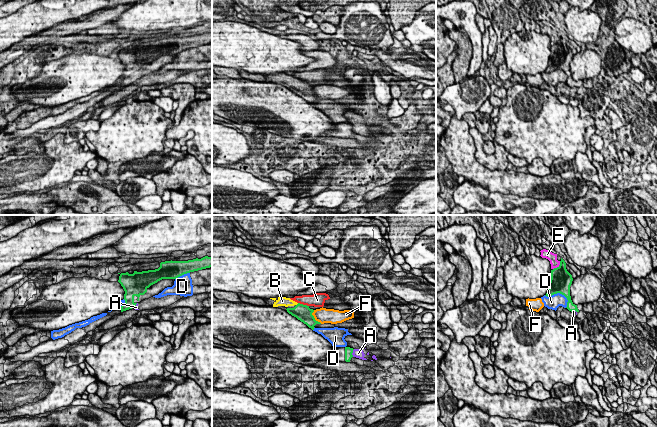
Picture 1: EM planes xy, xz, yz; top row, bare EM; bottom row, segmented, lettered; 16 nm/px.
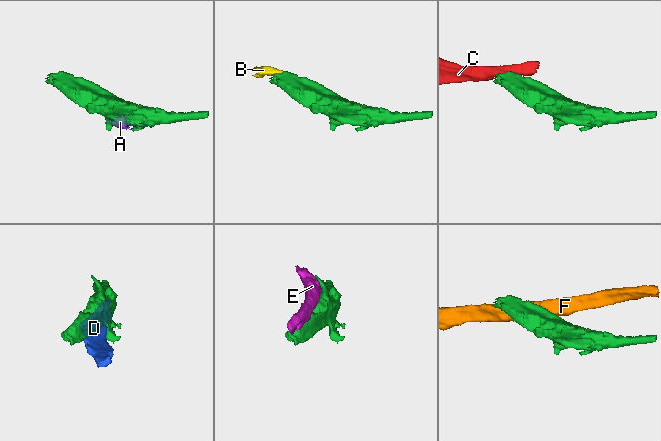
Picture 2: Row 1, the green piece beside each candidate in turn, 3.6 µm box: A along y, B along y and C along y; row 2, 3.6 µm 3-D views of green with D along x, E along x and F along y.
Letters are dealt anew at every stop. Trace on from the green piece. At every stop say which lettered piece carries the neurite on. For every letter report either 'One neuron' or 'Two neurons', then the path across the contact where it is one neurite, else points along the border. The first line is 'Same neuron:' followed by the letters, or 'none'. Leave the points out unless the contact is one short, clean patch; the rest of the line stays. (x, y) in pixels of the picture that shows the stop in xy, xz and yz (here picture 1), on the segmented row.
Same neuron: B
A: Two neurons. Boundary: xz (354, 349), (352, 356)
B: One neuron. Path across: xz (302, 312), (297, 304), (282, 301)
C: Two neurons. Boundary: xz (298, 302), (308, 306)
D: Two neurons
E: Two neurons
F: Two neurons

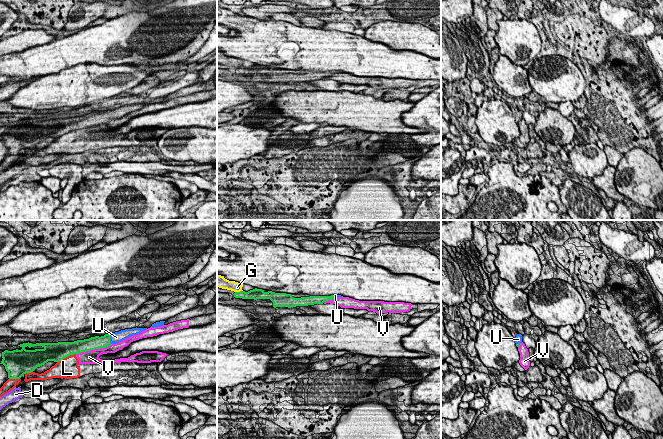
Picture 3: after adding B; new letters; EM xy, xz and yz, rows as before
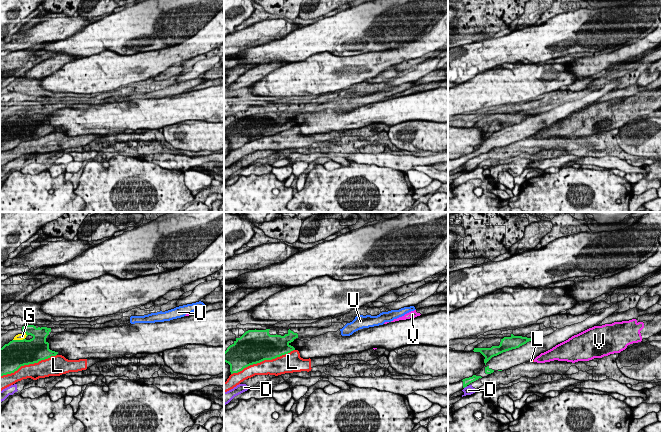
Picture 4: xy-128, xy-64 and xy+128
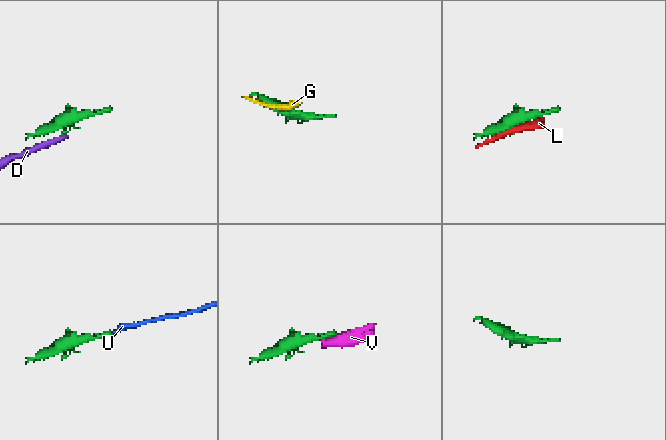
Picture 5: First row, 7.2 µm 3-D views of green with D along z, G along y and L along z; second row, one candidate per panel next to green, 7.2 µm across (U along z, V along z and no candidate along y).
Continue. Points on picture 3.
Same neuron: U
D: Two neurons
G: Two neurons
L: Two neurons
U: One neuron. Path across: xy (96, 342), (103, 342), (109, 339), (116, 337)
V: Two neurons

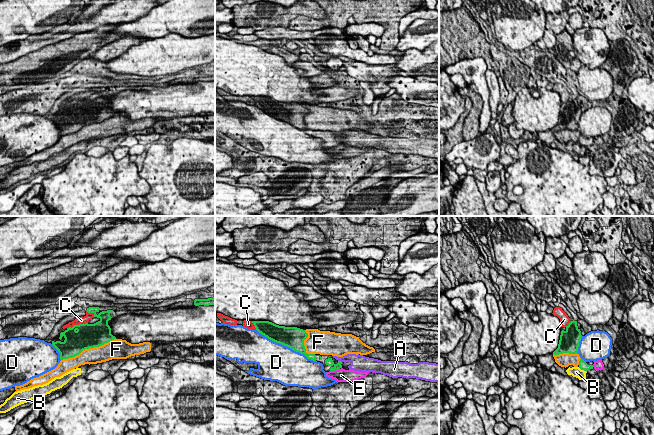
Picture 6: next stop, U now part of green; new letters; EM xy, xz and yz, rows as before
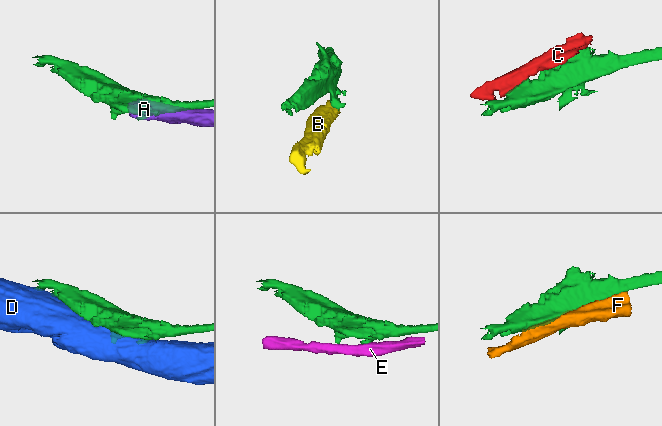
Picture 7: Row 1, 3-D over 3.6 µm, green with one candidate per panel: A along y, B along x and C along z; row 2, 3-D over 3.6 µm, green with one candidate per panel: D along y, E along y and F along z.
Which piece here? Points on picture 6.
Same neuron: none
A: Two neurons. Boundary: xz (338, 360), (341, 362)
B: Two neurons. Boundary: yz (578, 367), (586, 372)
C: Two neurons
D: Two neurons
E: Two neurons
F: Two neurons

